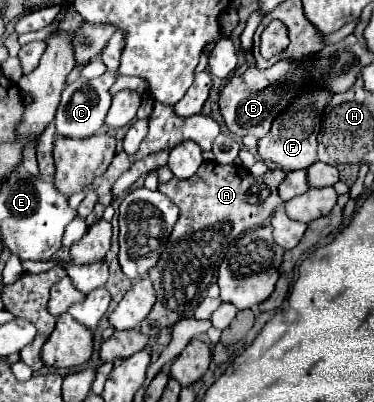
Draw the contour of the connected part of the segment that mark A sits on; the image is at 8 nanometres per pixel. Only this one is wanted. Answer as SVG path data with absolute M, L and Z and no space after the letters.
M203 162L191 178L171 178L169 182L159 184L159 192L179 206L181 216L169 236L159 264L149 270L149 278L157 290L157 302L141 322L143 334L157 336L163 328L173 326L181 318L193 316L195 308L207 296L213 274L223 262L231 242L235 242L243 232L263 226L263 222L285 204L277 192L283 178L285 172L281 168L273 168L263 176L251 176L235 164L221 166L217 162Z

